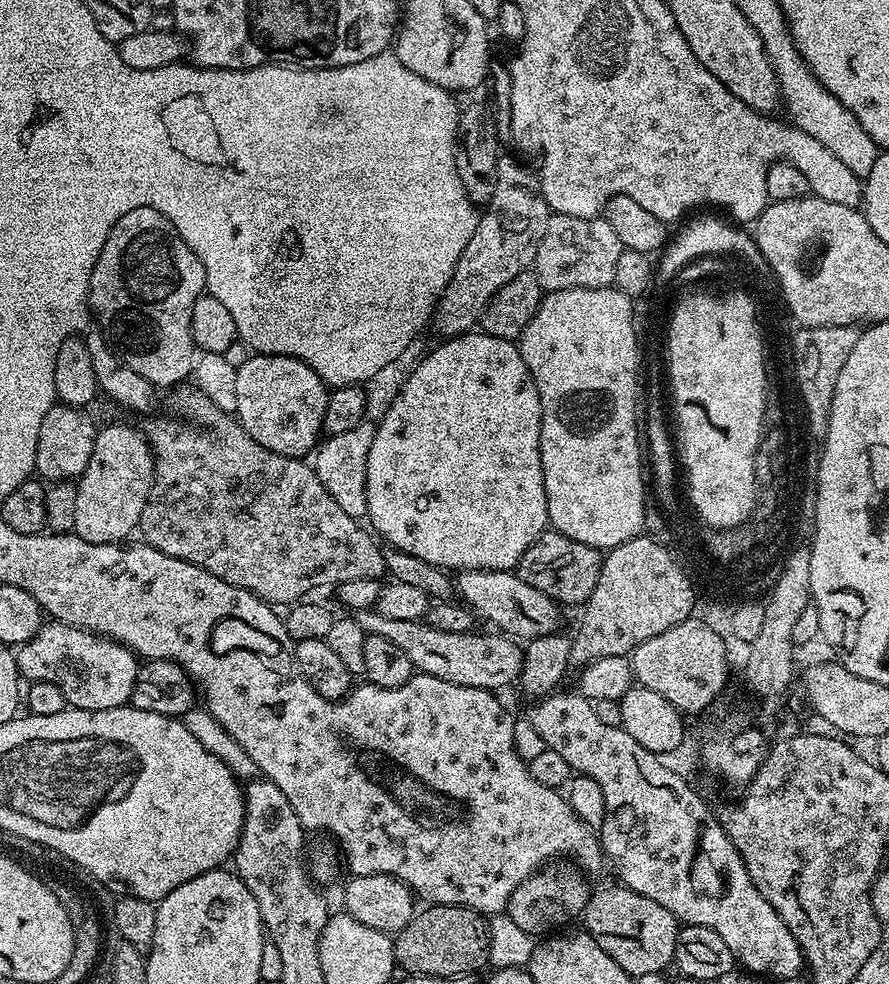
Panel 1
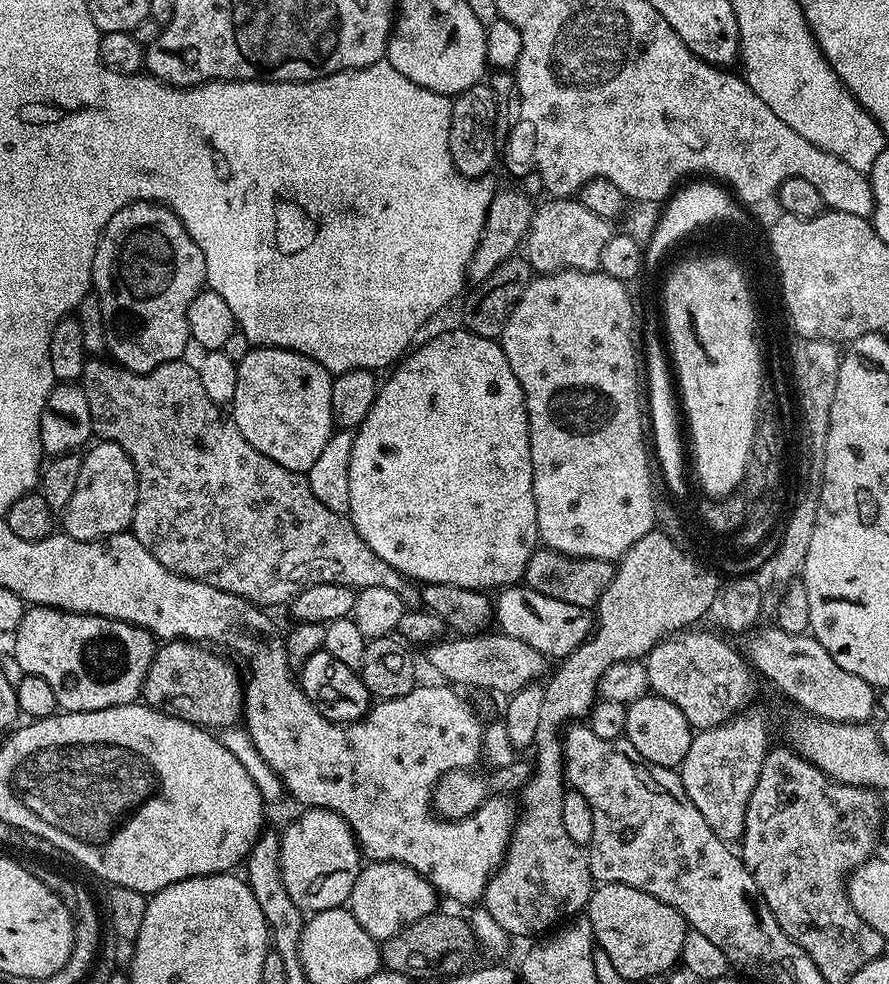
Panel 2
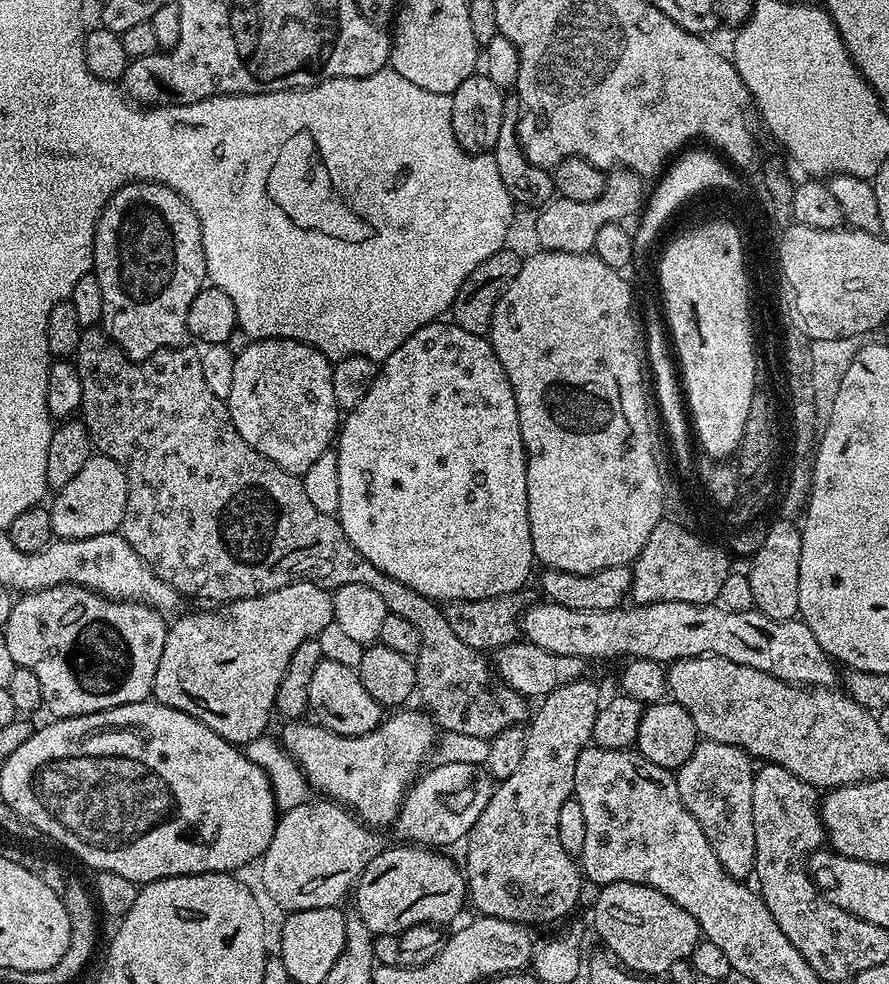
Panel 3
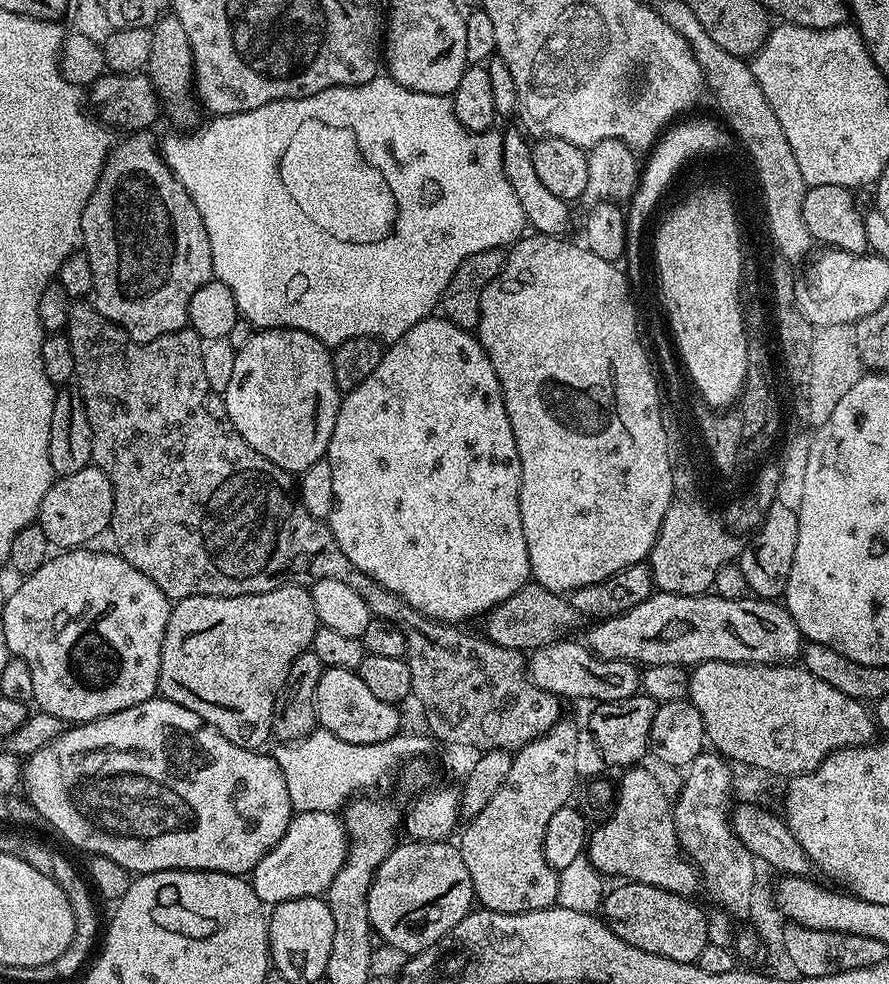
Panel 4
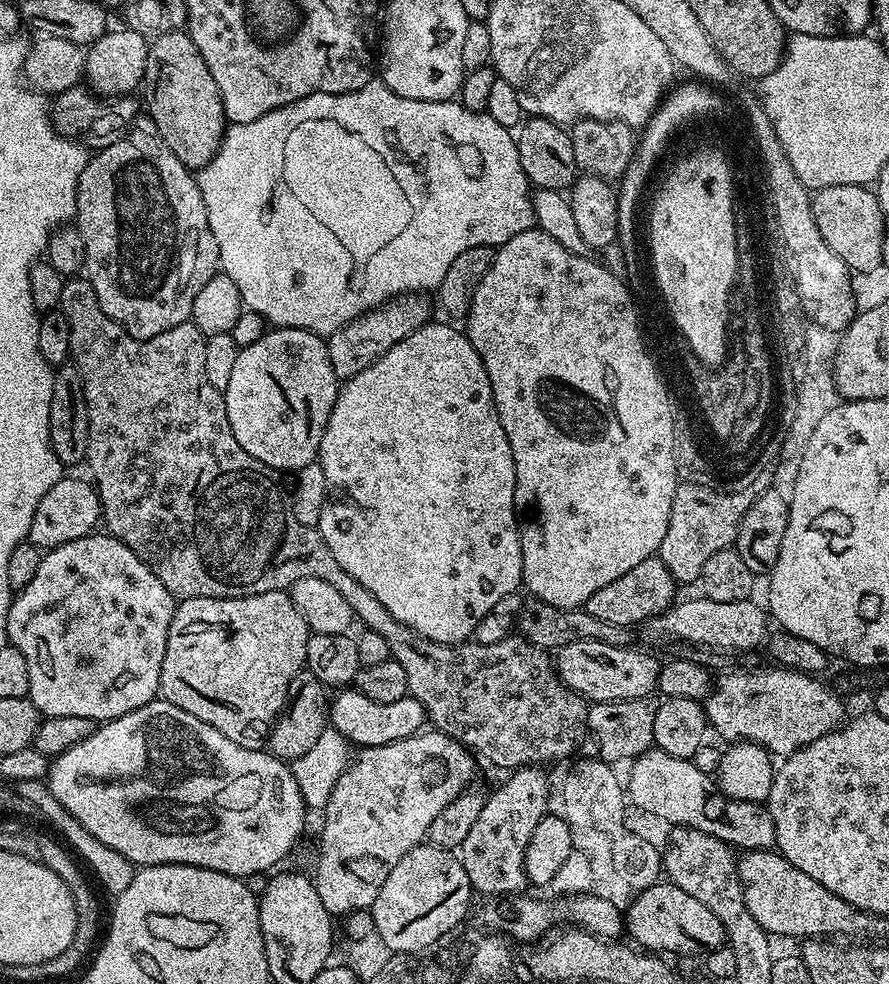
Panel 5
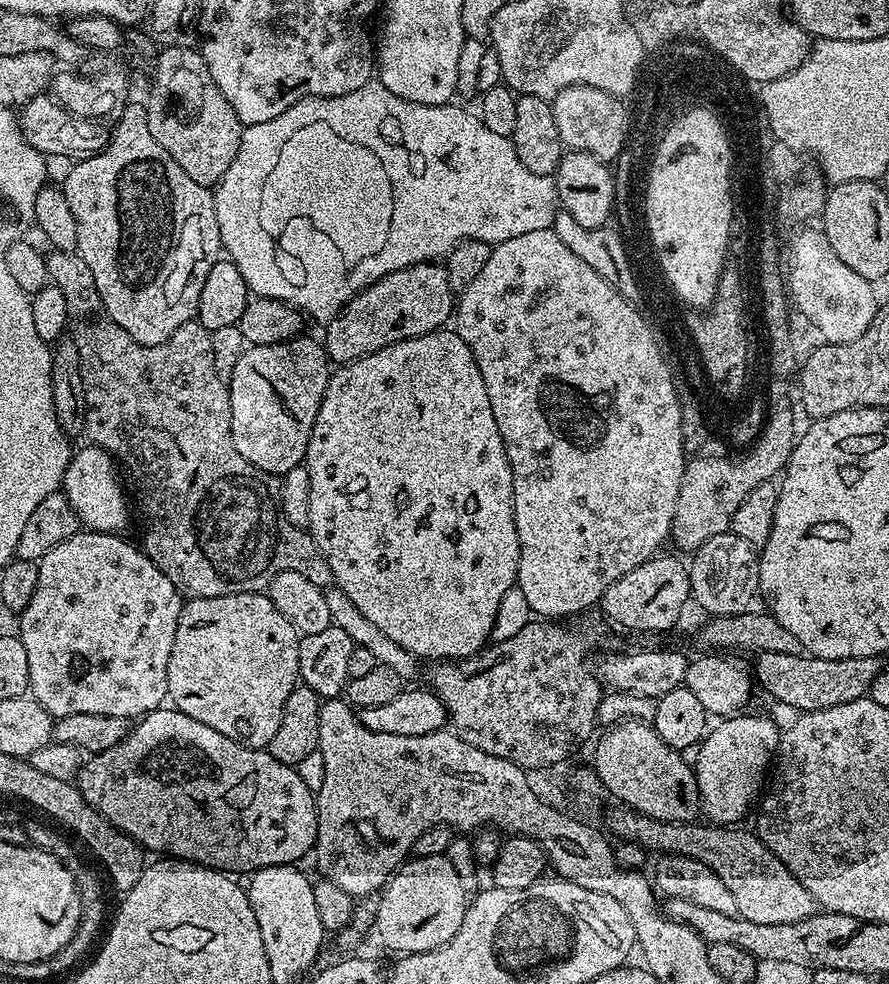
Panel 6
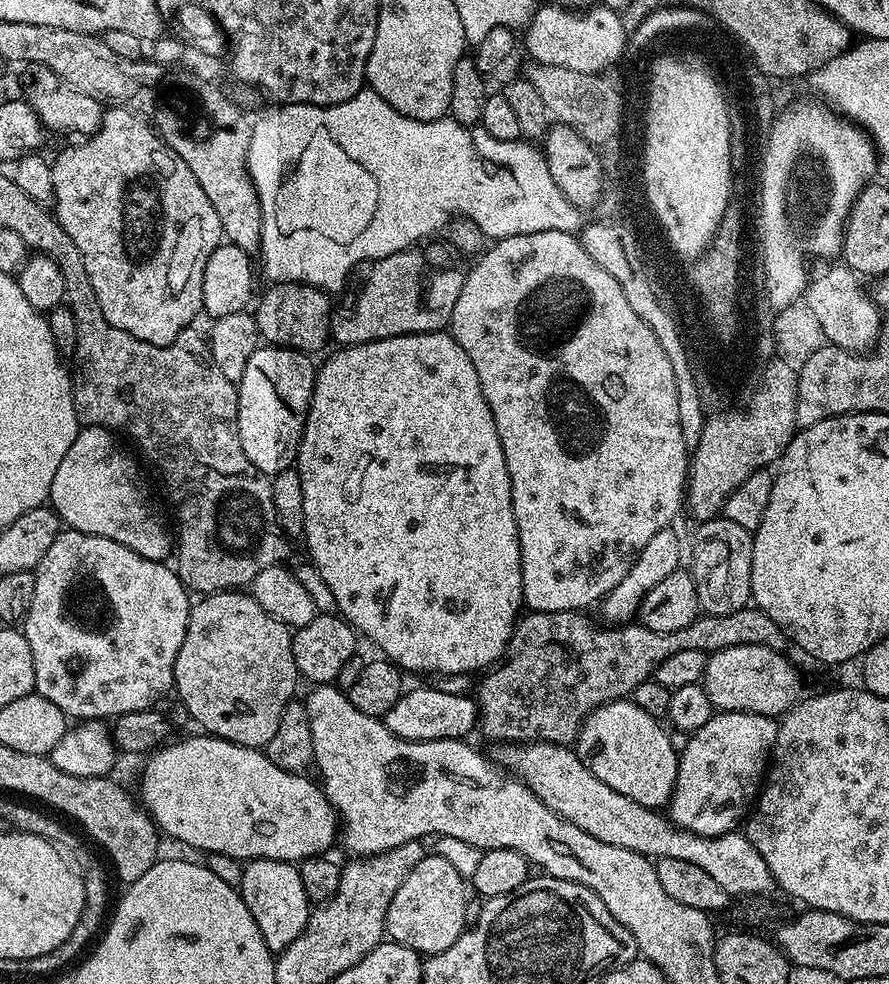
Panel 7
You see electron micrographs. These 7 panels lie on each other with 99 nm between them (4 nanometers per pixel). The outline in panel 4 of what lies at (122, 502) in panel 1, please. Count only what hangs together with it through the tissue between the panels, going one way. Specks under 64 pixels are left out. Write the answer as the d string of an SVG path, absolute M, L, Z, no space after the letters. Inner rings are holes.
M89 466L78 470L78 474L53 479L50 490L46 490L46 498L42 498L38 523L53 549L83 548L109 531L113 510L114 490L110 478L106 478L102 469Z

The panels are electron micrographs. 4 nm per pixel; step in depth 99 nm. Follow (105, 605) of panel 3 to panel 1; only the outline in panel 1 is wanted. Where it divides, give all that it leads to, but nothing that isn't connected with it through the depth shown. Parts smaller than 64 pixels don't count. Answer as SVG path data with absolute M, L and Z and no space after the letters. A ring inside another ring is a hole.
M59 622L41 623L38 634L15 649L16 665L25 681L54 682L69 705L82 710L125 707L132 699L138 657L125 644L97 636L85 628Z

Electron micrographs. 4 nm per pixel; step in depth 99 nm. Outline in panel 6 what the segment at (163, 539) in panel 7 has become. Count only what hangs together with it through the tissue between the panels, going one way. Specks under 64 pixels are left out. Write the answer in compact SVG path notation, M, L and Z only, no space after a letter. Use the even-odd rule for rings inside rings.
M95 446L77 447L72 453L72 460L66 466L62 491L74 506L74 514L85 529L93 532L123 533L128 524L128 500L124 497L124 488L116 477L118 464L106 450Z

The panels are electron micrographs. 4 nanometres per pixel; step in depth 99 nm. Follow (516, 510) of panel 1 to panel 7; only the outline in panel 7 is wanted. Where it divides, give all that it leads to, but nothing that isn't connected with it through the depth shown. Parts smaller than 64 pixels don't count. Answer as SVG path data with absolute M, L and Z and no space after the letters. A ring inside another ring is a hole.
M444 330L382 338L365 344L344 346L336 351L340 352L334 353L316 369L308 417L300 439L300 455L294 465L301 478L304 515L302 543L308 547L307 559L316 567L318 574L322 574L326 586L330 586L336 612L363 639L365 636L374 647L381 648L384 651L381 653L405 673L441 672L444 676L460 676L463 672L487 670L506 650L512 629L521 615L524 587L518 526L514 522L514 506L510 498L510 474L506 470L502 442L494 426L494 414L490 414L478 374L466 350L462 350L462 346L458 346L452 335Z

